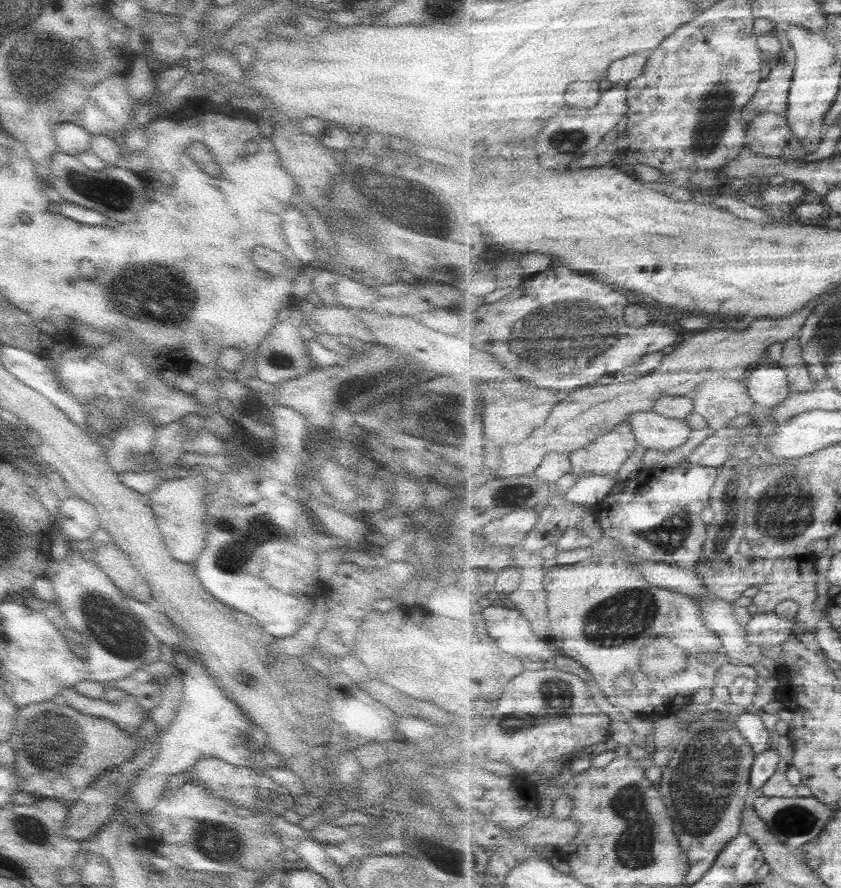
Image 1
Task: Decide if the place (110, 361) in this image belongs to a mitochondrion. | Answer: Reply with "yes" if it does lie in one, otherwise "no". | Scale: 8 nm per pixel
no

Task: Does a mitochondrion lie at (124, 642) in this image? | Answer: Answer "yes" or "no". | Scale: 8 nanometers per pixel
yes

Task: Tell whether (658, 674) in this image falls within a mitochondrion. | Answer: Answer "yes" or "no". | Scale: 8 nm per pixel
no

